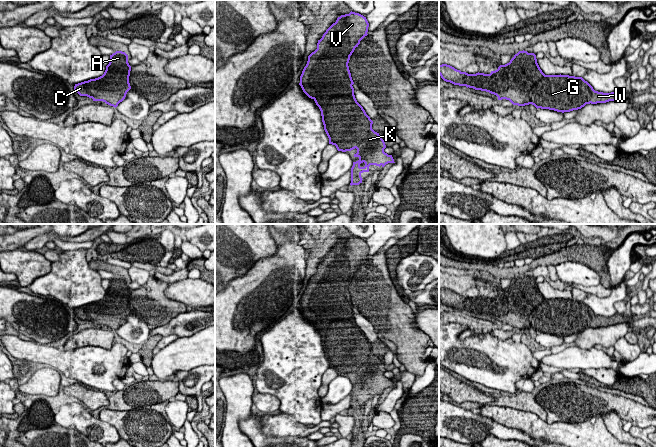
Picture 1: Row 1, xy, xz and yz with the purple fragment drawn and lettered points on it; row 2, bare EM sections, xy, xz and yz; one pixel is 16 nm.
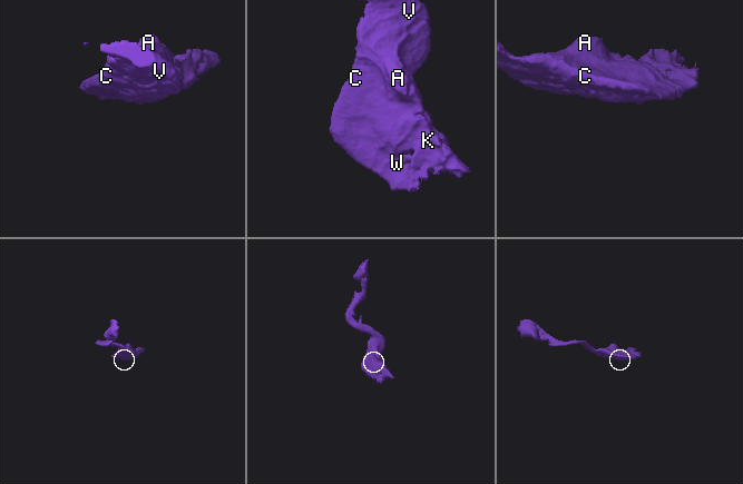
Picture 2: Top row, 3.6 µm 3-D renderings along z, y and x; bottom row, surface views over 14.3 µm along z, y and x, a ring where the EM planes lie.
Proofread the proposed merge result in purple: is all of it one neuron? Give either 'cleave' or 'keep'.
keep

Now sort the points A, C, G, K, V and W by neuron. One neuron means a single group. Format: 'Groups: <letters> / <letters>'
Groups: A C G K V W

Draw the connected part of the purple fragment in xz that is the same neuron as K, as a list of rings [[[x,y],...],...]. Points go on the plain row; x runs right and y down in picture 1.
[[[351,235],[338,241],[318,264],[317,273],[308,280],[299,307],[303,316],[315,325],[321,335],[329,368],[335,369],[337,374],[342,376],[357,373],[354,381],[358,381],[359,384],[353,386],[351,392],[351,410],[362,407],[361,398],[369,396],[370,389],[384,391],[388,387],[395,387],[392,379],[384,376],[386,372],[384,364],[372,353],[373,345],[355,322],[352,310],[354,306],[348,290],[355,272],[368,259],[368,251],[366,241],[359,237]]]

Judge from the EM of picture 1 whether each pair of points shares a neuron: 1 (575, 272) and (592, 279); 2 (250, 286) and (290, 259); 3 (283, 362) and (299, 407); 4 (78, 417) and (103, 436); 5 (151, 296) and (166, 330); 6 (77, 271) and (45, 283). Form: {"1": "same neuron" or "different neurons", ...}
{"1": "same neuron", "2": "same neuron", "3": "same neuron", "4": "same neuron", "5": "different neurons", "6": "same neuron"}

